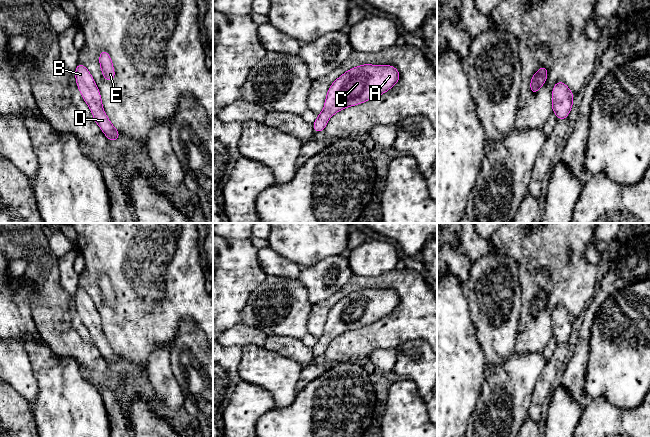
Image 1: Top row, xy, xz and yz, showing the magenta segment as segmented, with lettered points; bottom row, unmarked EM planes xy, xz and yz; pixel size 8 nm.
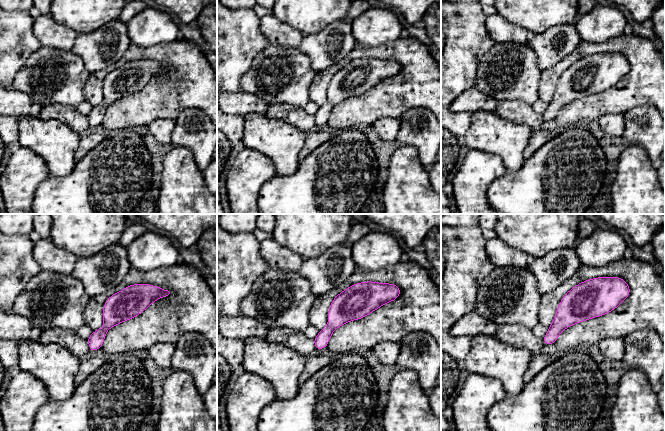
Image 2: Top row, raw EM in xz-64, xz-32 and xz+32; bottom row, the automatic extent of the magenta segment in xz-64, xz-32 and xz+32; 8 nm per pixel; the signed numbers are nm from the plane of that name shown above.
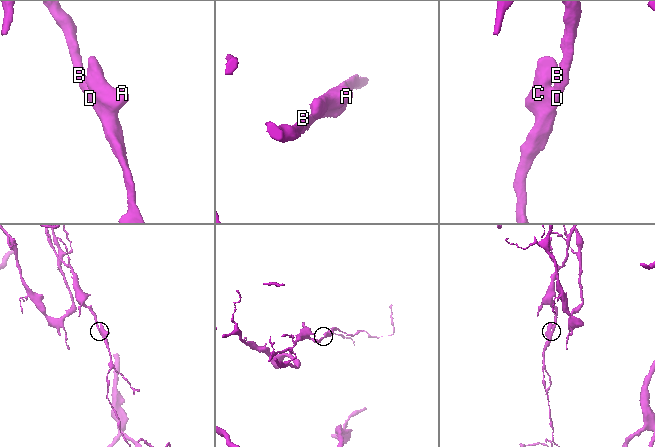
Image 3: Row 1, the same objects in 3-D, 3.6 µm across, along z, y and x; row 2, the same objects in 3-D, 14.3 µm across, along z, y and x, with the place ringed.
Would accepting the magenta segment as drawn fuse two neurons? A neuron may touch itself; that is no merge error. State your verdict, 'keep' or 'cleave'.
keep

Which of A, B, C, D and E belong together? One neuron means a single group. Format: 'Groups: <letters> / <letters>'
Groups: A B C D E

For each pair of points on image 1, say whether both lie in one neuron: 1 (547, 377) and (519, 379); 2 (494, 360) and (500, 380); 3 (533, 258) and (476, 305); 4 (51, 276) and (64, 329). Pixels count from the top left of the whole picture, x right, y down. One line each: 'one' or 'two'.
1: two
2: two
3: two
4: one

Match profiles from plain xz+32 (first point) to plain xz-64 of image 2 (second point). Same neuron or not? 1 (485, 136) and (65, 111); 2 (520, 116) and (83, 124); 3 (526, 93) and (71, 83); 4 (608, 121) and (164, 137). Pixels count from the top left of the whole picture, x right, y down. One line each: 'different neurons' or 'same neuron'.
1: different neurons
2: same neuron
3: same neuron
4: same neuron

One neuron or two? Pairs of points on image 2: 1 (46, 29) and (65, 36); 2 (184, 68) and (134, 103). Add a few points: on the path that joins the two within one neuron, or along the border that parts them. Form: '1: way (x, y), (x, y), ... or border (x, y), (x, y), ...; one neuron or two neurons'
1: way (51, 34), (60, 36); one neuron
2: way (176, 82), (155, 103), (148, 103); one neuron

